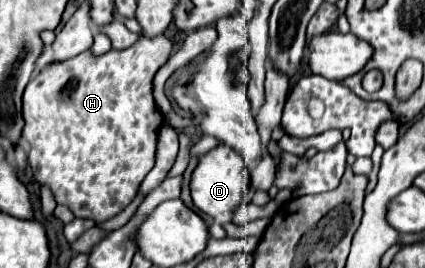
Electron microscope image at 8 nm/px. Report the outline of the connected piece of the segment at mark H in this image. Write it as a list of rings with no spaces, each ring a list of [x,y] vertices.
[[[139,37],[135,45],[123,51],[111,49],[105,55],[85,51],[65,63],[47,63],[25,87],[23,93],[23,139],[29,143],[29,165],[35,179],[49,185],[55,201],[67,205],[75,217],[105,223],[121,213],[137,195],[145,175],[155,167],[157,135],[163,125],[163,113],[155,105],[153,77],[173,51],[171,39]]]

